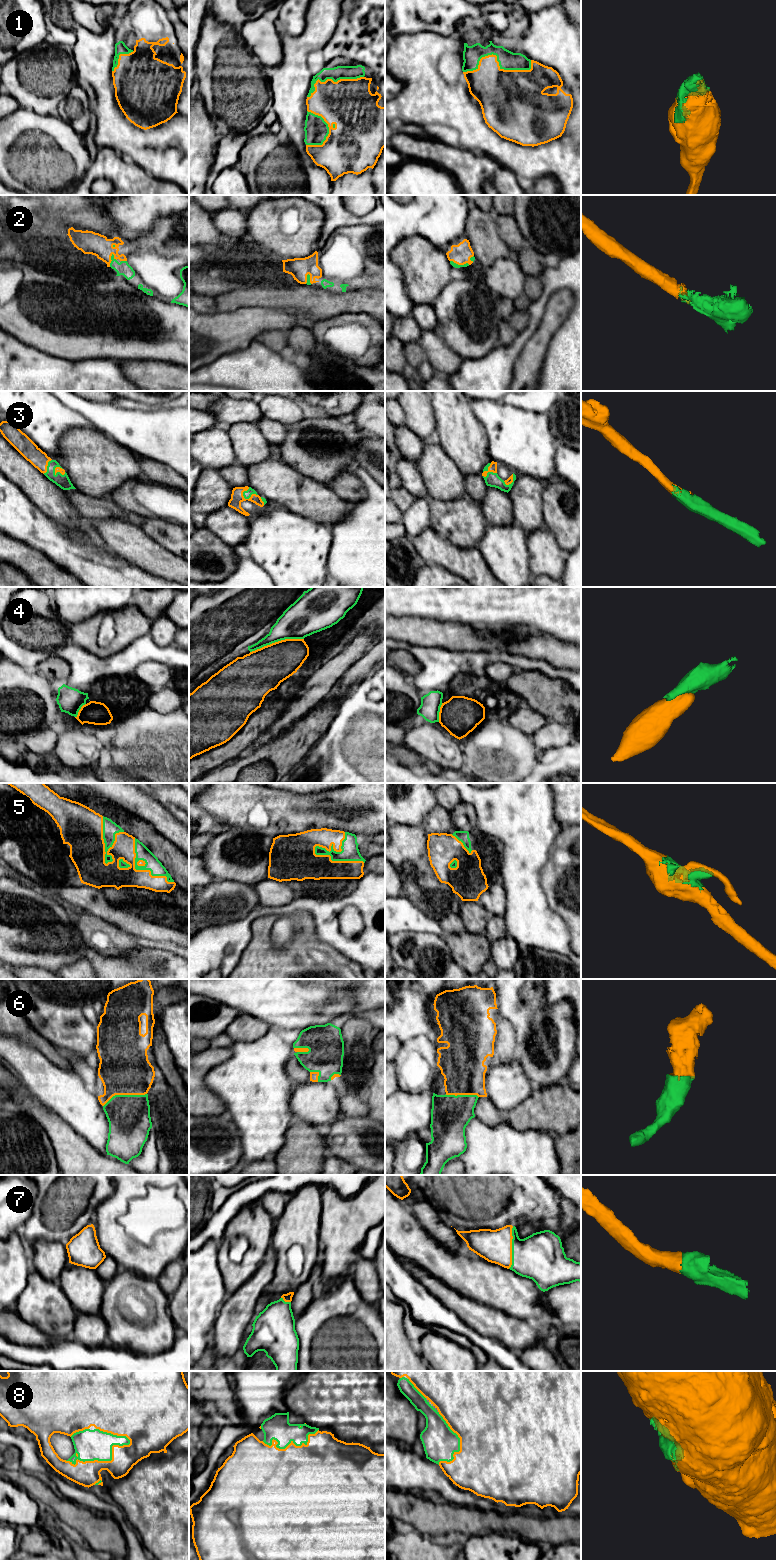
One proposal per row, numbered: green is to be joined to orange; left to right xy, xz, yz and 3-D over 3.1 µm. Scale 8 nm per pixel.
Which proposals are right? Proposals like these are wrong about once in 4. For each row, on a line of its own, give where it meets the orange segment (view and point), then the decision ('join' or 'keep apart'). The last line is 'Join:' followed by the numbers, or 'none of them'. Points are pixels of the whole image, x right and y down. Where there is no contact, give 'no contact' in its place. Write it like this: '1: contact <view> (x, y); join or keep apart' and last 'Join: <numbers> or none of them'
1: contact yz (497, 61); join
2: contact xy (111, 260); join
3: contact yz (488, 470); join
4: contact xz (276, 642); keep apart
5: contact xz (336, 861); join
6: contact xy (124, 1094); join
7: contact yz (511, 1247); join
8: contact xy (103, 1461); join
Join: 1, 2, 3, 5, 6, 7, 8

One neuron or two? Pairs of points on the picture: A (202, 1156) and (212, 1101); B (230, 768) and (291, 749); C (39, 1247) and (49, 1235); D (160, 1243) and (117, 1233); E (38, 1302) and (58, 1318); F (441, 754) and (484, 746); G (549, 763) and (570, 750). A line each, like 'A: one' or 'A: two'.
A: two
B: one
C: two
D: one
E: one
F: two
G: one

